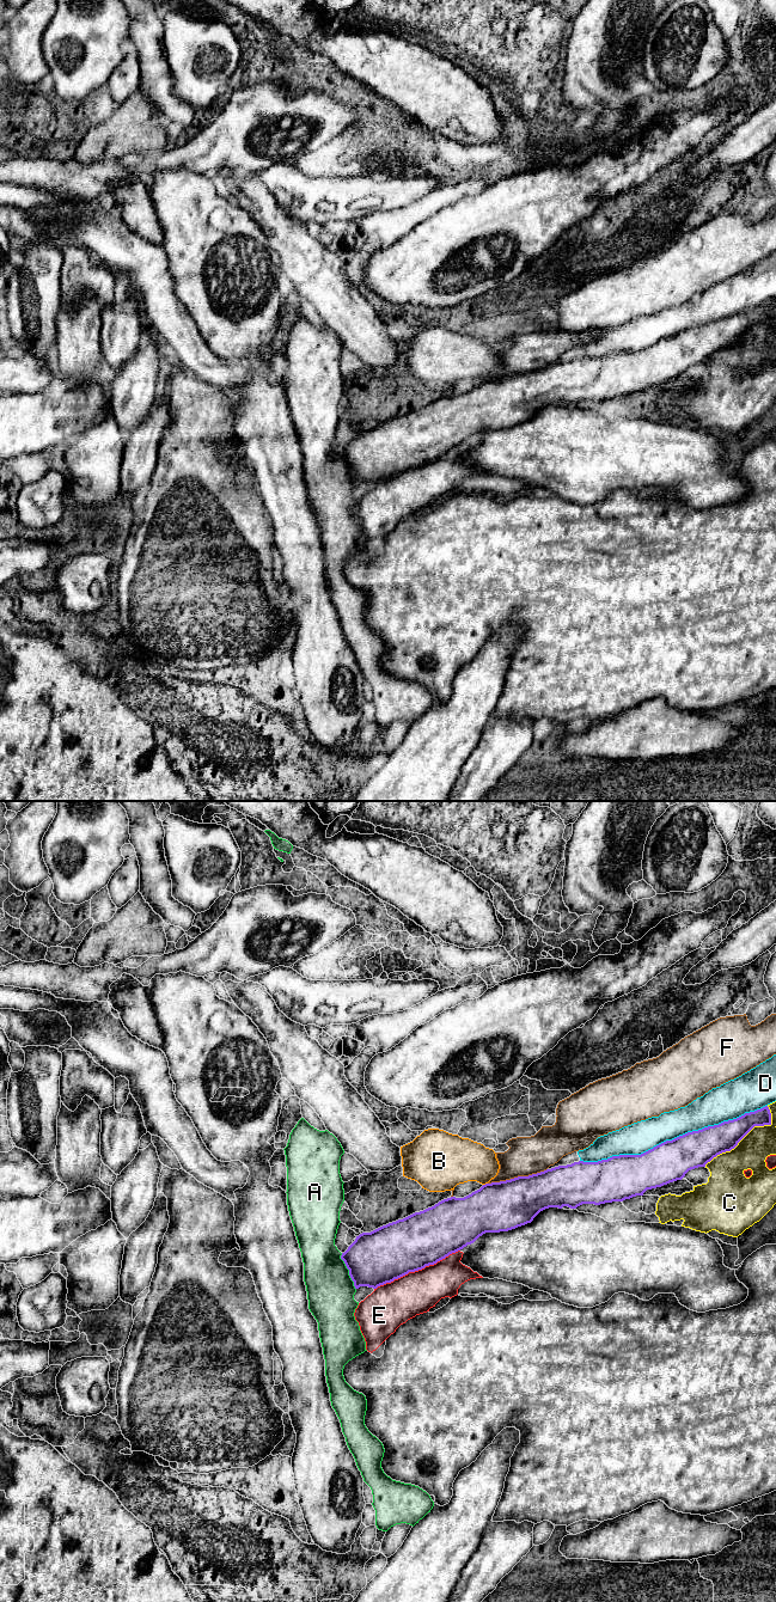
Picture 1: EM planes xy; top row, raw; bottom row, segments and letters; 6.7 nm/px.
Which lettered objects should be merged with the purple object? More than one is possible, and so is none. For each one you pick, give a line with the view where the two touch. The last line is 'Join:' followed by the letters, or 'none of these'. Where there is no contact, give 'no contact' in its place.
E: meets purple in xy
Join: E

